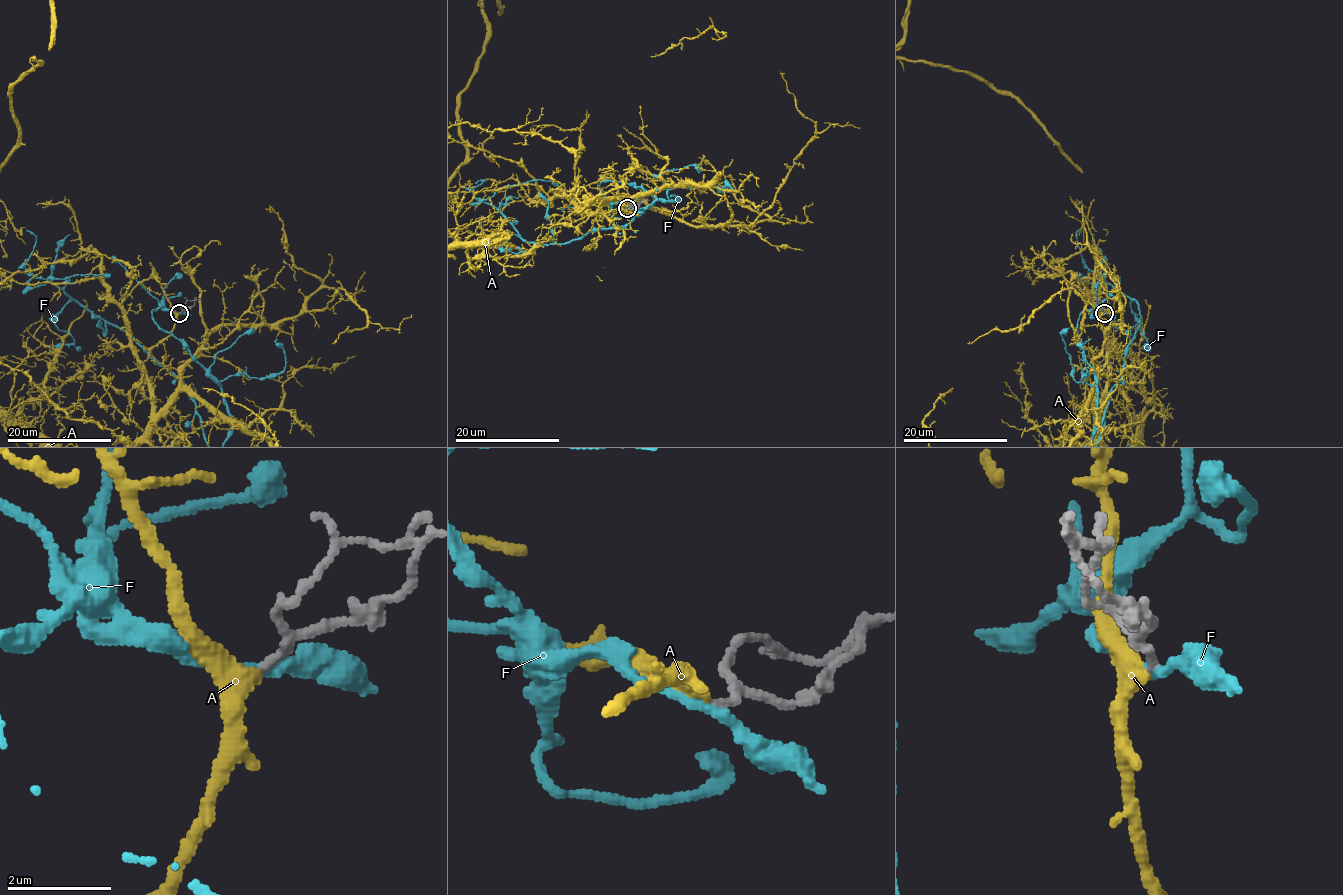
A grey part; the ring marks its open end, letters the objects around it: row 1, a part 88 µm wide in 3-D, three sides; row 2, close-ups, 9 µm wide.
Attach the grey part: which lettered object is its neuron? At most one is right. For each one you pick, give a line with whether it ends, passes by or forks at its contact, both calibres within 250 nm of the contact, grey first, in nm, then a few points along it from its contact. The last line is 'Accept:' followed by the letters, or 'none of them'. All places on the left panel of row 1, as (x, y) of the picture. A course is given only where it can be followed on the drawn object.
A: it passes by; calibres 120 and 280 nm
Accept: A

